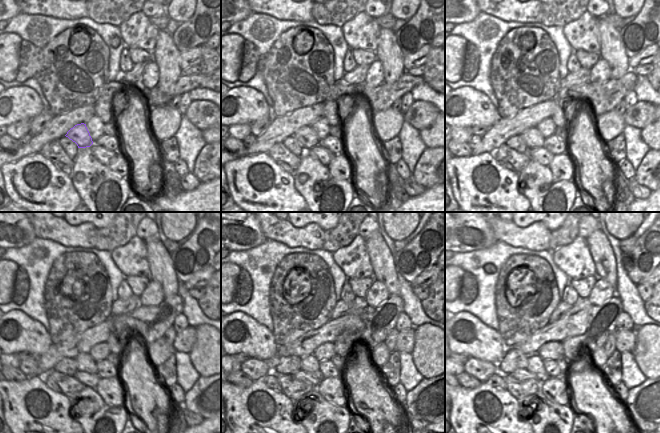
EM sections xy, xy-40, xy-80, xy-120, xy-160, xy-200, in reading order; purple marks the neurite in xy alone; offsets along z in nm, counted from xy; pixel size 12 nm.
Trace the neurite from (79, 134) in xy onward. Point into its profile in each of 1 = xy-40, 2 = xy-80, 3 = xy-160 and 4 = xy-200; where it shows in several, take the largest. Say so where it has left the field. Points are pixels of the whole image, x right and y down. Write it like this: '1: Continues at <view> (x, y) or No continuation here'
1: Continues at xy-40 (306, 136)
2: Continues at xy-80 (532, 137)
3: Continues at xy-160 (310, 364)
4: Continues at xy-200 (535, 364).

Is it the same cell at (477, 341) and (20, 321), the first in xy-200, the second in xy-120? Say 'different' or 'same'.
same

